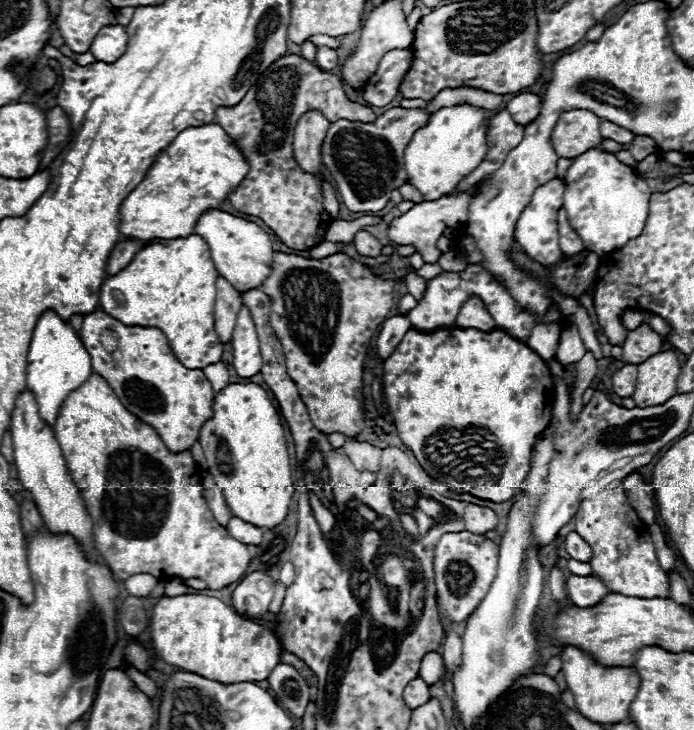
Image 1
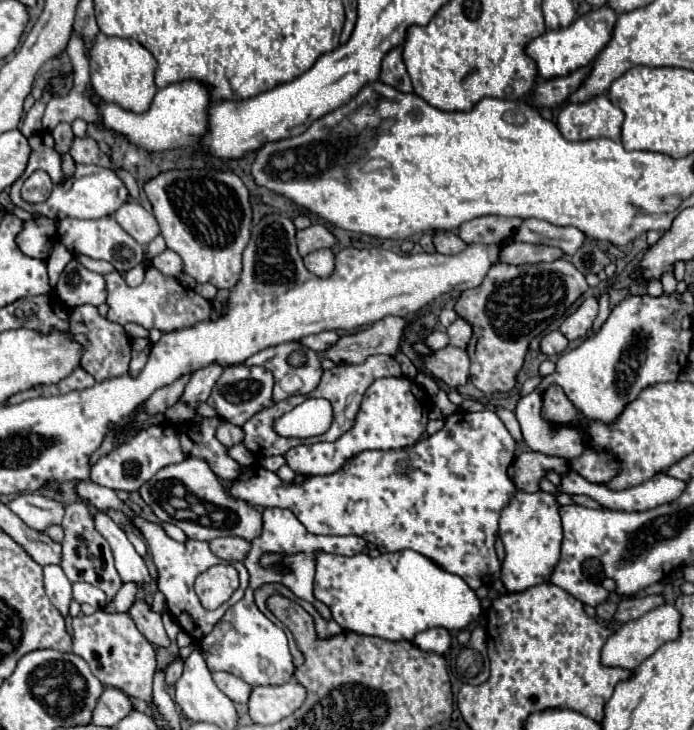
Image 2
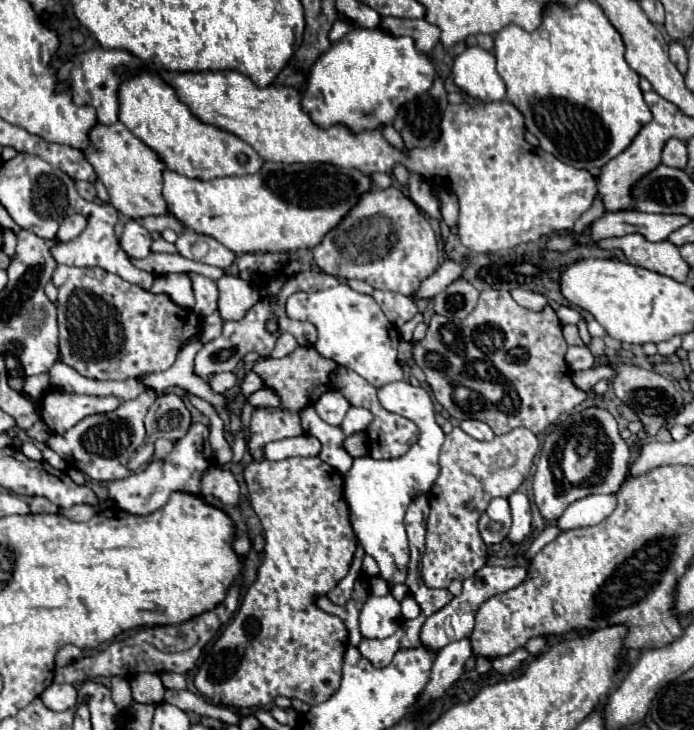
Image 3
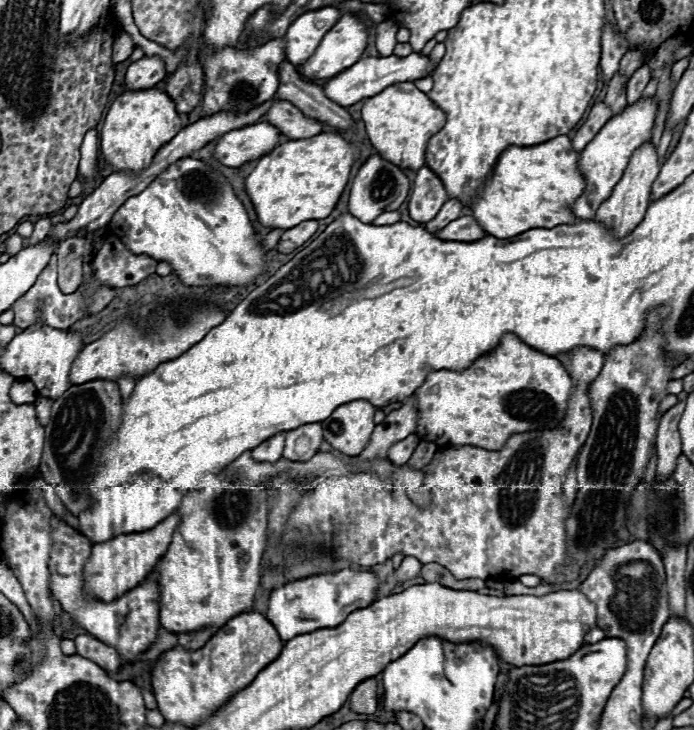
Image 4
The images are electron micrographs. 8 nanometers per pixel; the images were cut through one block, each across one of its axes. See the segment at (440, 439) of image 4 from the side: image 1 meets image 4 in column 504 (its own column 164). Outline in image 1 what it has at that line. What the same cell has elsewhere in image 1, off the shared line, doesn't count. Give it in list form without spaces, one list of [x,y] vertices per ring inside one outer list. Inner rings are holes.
[[[98,310],[84,316],[80,340],[92,358],[92,370],[110,384],[114,394],[134,416],[160,434],[170,452],[190,450],[198,442],[202,424],[214,414],[212,404],[216,392],[200,368],[190,370],[176,360],[168,338],[158,328],[126,326]],[[104,328],[118,332],[118,348],[114,352],[106,352],[100,344]]]

